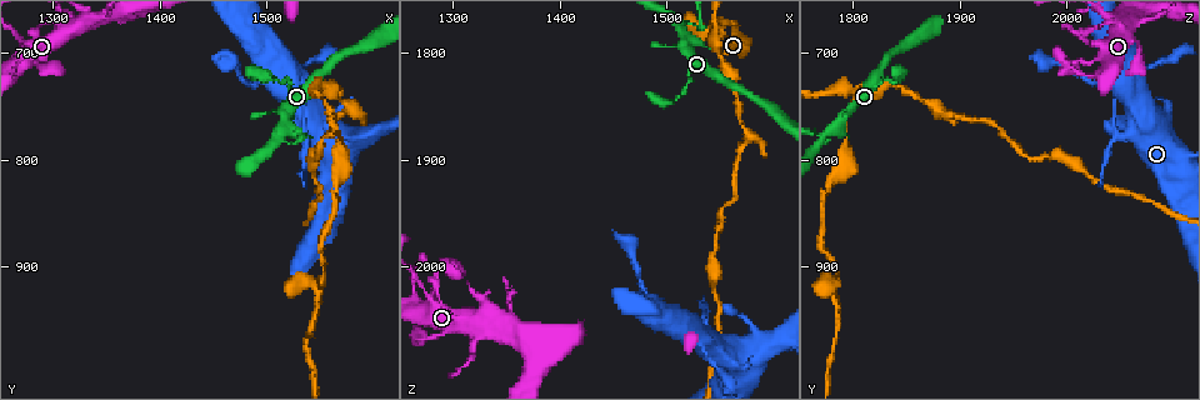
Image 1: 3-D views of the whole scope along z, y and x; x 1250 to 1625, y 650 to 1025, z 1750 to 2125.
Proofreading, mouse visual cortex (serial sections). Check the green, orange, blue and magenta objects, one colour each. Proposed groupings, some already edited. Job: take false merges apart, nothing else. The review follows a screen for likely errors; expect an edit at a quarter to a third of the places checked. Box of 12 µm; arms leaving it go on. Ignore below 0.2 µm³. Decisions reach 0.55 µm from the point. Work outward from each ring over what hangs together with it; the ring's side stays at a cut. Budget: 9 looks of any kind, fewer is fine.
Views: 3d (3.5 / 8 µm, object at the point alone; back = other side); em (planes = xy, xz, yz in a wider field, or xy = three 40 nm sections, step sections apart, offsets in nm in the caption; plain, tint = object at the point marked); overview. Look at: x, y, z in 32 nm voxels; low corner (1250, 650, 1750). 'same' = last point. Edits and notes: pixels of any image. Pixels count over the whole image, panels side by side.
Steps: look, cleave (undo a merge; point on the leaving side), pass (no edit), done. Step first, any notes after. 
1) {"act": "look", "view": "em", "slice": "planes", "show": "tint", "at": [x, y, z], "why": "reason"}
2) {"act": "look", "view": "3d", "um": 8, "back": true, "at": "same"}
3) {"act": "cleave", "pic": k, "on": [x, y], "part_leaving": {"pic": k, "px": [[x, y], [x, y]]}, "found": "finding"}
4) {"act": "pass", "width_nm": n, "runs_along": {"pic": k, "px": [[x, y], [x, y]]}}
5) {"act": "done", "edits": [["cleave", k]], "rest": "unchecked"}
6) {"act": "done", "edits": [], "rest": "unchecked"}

{"act": "look", "view": "3d", "um": 3.5, "at": [1318, 680, 2058], "why": "four-way junction"}

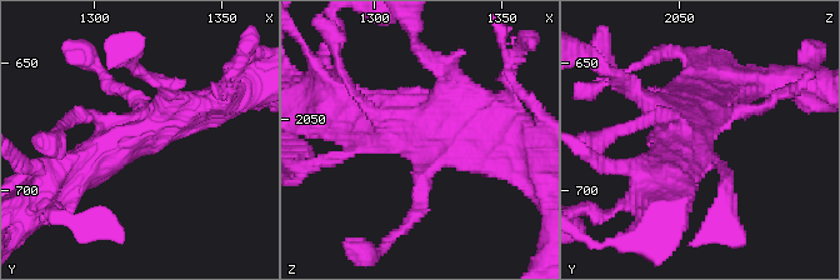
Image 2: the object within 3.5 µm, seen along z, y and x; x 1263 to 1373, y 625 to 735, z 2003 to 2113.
{"act": "look", "view": "em", "slice": "xy", "step": 3, "show": "tint", "at": [1318, 678, 2058]}

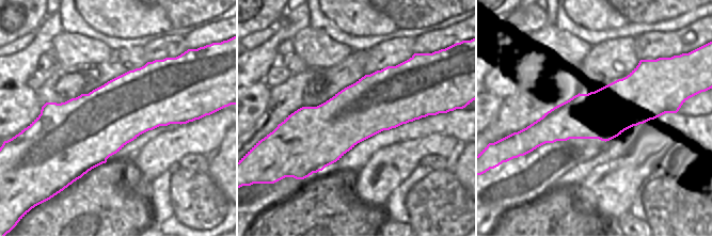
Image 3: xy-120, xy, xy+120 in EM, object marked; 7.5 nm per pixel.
{"act": "look", "view": "em", "slice": "xy", "step": 5, "show": "tint", "at": "same", "why": "cut it another way"}

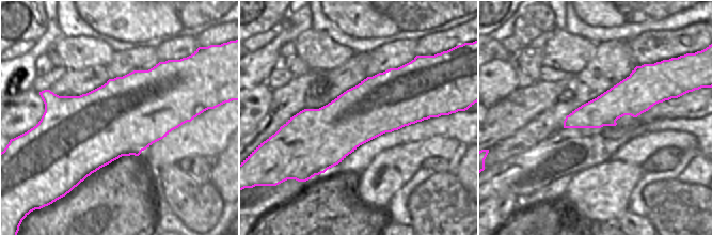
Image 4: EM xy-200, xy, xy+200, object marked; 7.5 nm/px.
{"act": "pass", "runs_along": {"pic": 2, "px": [[68, 176], [109, 145], [201, 106]]}, "found": "all the same cell"}

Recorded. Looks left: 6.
{"act": "look", "view": "3d", "um": 3.5, "at": [1558, 732, 1808], "why": "two arms in line, one across"}

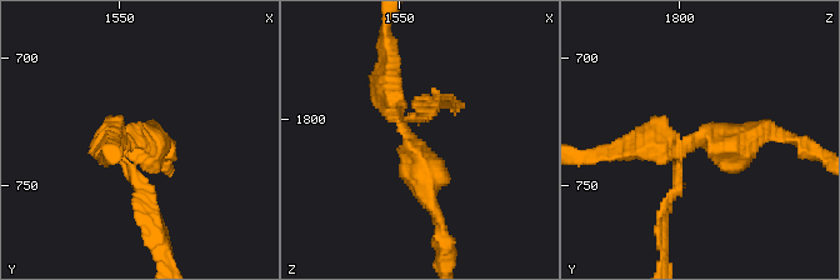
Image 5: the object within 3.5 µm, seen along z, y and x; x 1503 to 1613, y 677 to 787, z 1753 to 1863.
{"act": "look", "view": "em", "slice": "xy", "step": 2, "show": "tint", "at": [1556, 733, 1811]}

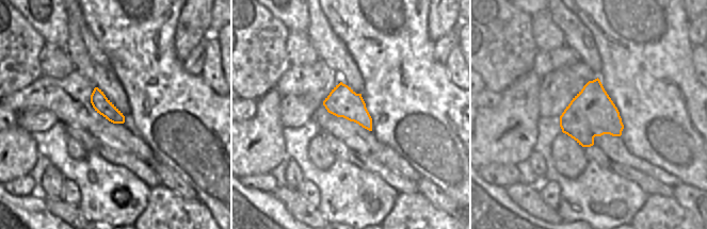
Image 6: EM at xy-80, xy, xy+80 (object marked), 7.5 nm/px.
{"act": "cleave", "pic": 5, "on": [654, 145], "width_nm": 240, "part_leaving": {"pic": 5, "px": [[680, 158], [696, 139], [780, 135]]}, "found": "two cells meet here"}

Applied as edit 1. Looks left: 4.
{"act": "look", "view": "3d", "um": 3.5, "at": [1514, 780, 1776], "why": "arms part here"}

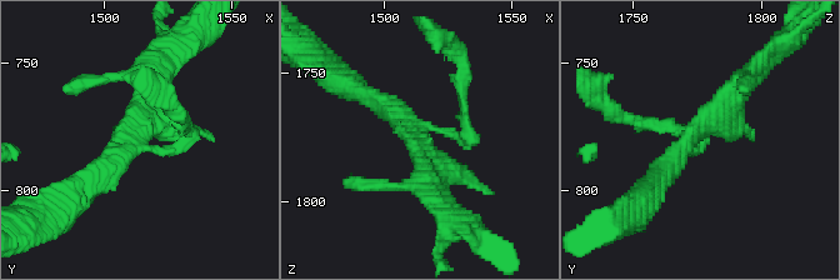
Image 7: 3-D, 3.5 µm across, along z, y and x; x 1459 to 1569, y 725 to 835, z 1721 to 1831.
{"act": "look", "view": "em", "slice": "xy", "step": 1, "show": "tint", "at": [1514, 778, 1775], "arms": 3, "arm_widths_nm": [200, 250, 300]}

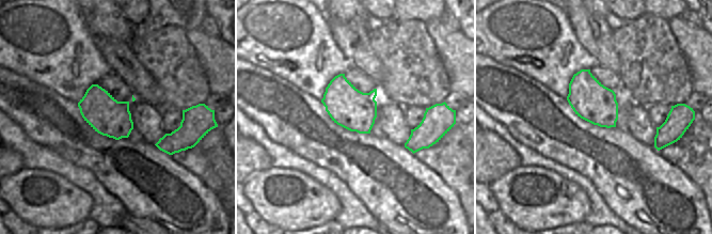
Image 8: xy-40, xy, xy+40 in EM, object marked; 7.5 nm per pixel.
{"act": "pass", "runs_along": {"pic": 7, "px": [[750, 74], [654, 185]]}, "found": "all the same cell"}

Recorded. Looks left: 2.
{"act": "done", "edits": [["cleave", 5]], "rest": "unchecked"}

